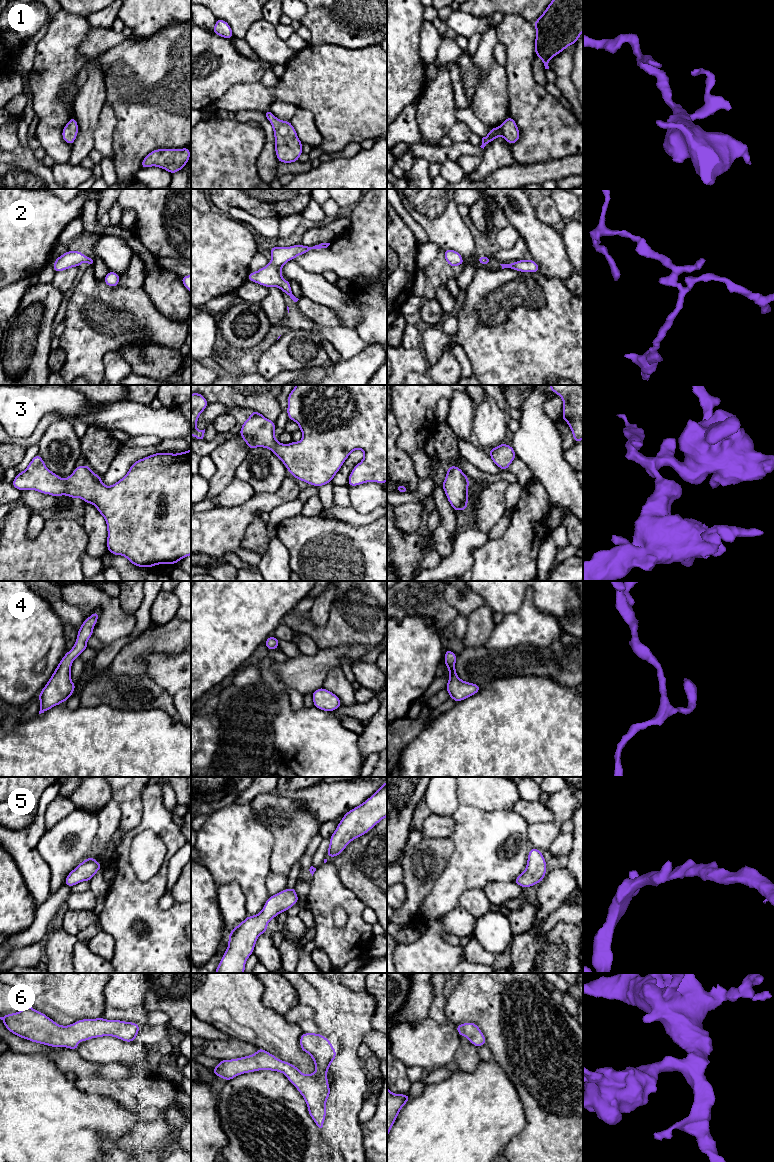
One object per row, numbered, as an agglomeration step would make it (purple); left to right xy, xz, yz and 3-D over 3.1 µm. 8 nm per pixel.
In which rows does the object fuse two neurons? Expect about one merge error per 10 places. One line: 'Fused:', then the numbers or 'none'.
Fused: none

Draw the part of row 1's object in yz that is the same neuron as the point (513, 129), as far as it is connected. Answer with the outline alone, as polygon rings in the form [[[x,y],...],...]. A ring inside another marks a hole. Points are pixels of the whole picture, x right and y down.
[[[507,117],[500,127],[491,128],[488,135],[482,138],[480,147],[484,149],[488,143],[499,136],[504,137],[509,144],[514,144],[519,140],[520,132],[514,119]]]

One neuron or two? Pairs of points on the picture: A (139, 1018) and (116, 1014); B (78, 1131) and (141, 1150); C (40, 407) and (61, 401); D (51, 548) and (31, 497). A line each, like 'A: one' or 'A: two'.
A: one
B: two
C: one
D: two

